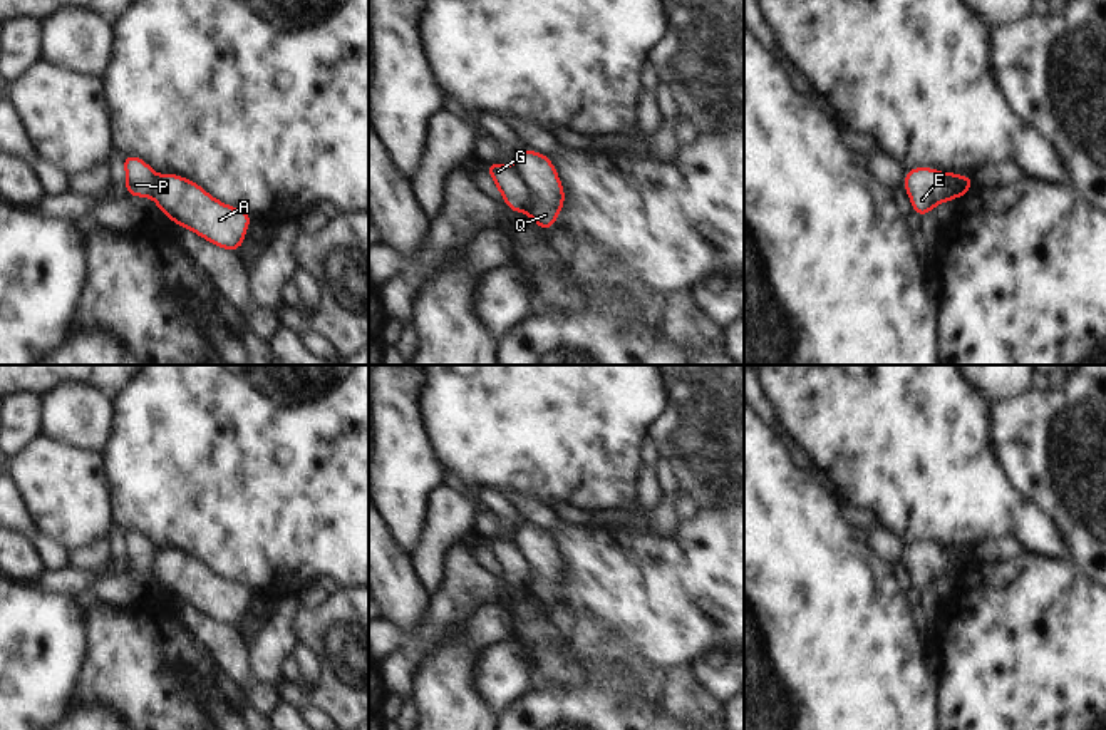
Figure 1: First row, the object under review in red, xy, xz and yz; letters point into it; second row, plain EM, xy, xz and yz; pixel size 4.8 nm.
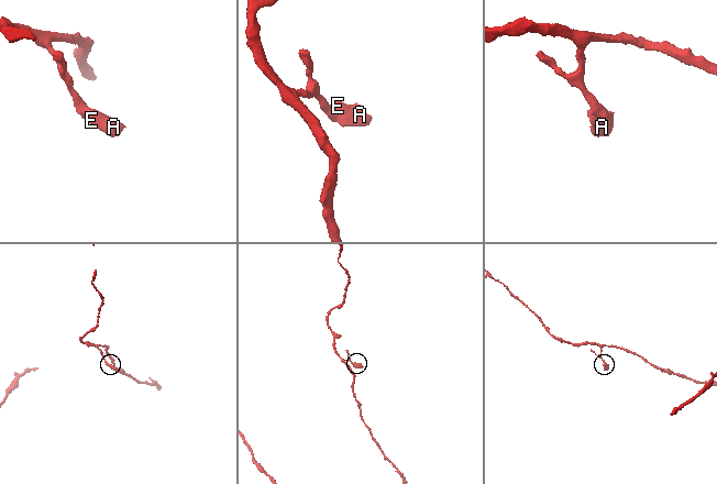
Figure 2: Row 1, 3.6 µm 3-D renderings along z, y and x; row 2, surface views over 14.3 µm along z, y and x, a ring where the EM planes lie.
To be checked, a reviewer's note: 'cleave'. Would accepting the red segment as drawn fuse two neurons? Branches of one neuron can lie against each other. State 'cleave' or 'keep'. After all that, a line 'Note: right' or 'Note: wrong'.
cleave
Note: right

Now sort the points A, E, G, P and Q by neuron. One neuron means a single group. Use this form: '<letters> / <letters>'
A E Q / G P

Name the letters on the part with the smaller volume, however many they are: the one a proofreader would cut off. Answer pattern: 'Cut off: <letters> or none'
Cut off: A, E, Q

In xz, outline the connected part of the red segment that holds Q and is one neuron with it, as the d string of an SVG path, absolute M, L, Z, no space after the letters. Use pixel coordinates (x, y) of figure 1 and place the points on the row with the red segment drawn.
M525 149L523 152L516 152L513 167L531 194L526 214L541 229L550 231L565 206L565 189L553 162L546 154Z

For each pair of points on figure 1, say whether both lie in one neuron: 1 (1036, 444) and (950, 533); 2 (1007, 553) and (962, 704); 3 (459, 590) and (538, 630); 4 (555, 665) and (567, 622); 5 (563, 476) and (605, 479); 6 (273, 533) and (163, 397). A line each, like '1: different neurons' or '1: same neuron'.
1: different neurons
2: different neurons
3: different neurons
4: same neuron
5: same neuron
6: same neuron

